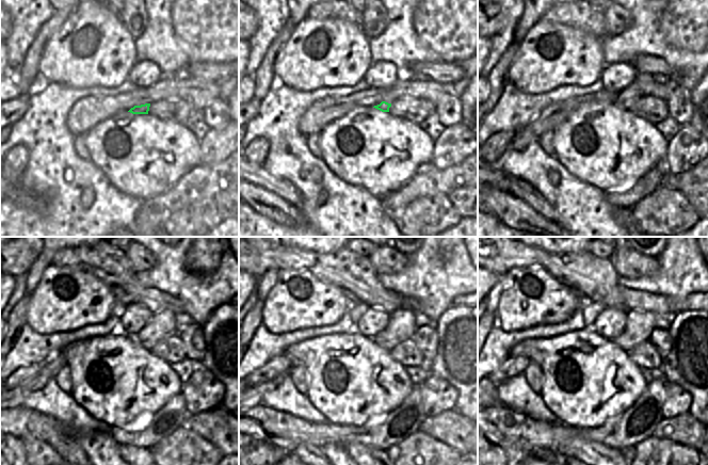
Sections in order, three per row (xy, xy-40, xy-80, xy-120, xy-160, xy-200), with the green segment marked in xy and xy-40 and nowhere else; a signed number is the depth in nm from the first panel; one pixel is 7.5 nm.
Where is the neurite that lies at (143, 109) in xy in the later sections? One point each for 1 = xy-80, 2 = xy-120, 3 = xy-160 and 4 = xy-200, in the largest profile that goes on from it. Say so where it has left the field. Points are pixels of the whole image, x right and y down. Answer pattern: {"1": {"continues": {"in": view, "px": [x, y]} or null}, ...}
{"1": {"continues": {"in": "xy-80", "px": [626, 98]}}, "2": {"continues": {"in": "xy-120", "px": [163, 323]}}, "3": {"continues": {"in": "xy-160", "px": [401, 326]}}, "4": {"continues": {"in": "xy-200", "px": [639, 326]}}}

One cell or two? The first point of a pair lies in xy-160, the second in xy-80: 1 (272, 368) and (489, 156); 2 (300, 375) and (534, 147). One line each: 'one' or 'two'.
1: one
2: two

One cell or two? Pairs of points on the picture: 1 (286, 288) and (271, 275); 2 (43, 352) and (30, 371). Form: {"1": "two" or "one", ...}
{"1": "two", "2": "two"}

